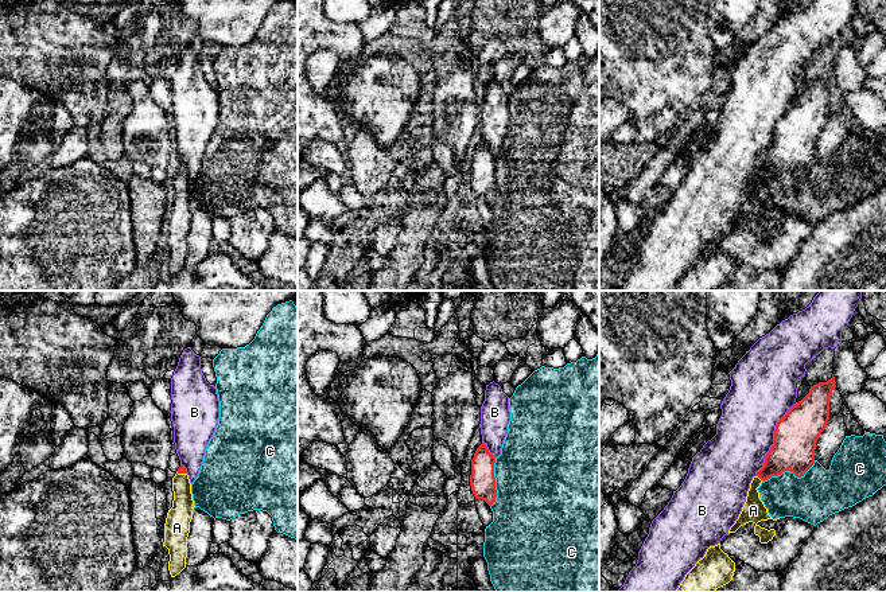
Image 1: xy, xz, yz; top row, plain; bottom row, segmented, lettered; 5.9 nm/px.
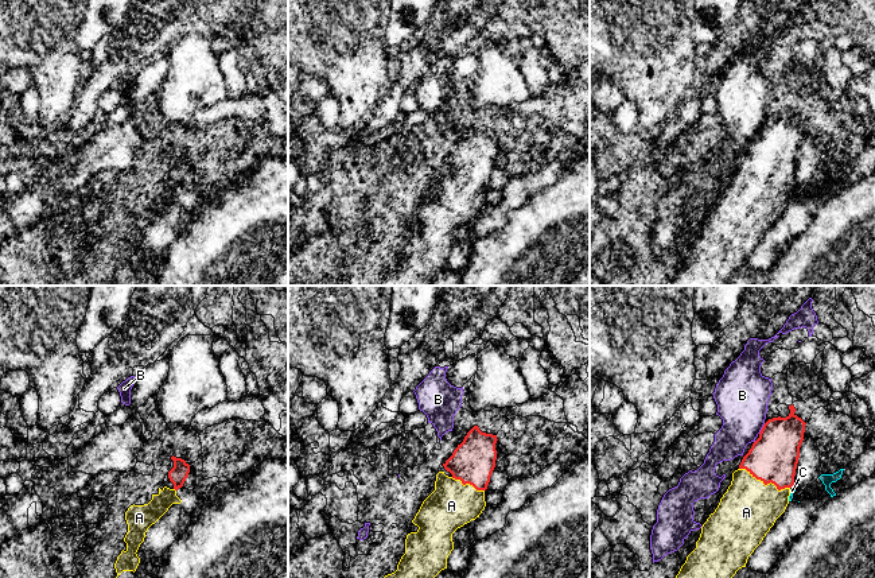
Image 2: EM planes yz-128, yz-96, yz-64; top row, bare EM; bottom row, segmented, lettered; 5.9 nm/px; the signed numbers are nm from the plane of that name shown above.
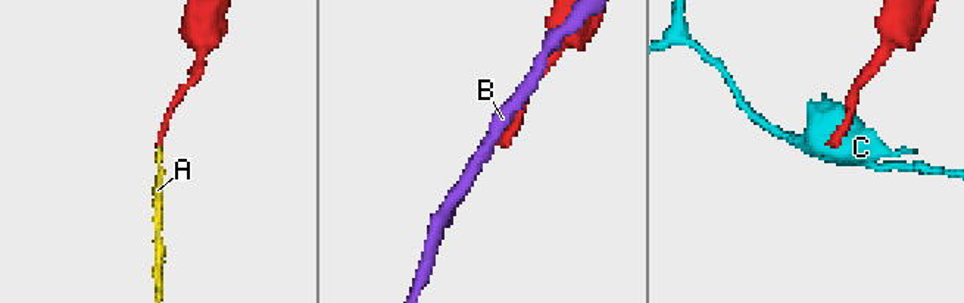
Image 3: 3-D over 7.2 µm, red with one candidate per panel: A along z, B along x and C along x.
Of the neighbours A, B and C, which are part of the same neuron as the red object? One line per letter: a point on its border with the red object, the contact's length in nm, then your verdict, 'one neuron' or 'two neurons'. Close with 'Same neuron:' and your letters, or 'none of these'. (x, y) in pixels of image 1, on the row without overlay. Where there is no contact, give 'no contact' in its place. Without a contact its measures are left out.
A: yz (758, 175) | 50 nm | one neuron
B: yz (774, 137) | 500 nm | two neurons
C: yz (789, 168) | 340 nm | two neurons
Same neuron: A

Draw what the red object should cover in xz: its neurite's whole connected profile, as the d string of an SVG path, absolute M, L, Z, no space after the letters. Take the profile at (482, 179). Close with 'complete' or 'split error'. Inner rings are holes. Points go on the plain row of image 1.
M482 141L471 159L470 184L475 198L485 199L489 205L496 200L496 176L494 176L496 156L489 151Z | complete

